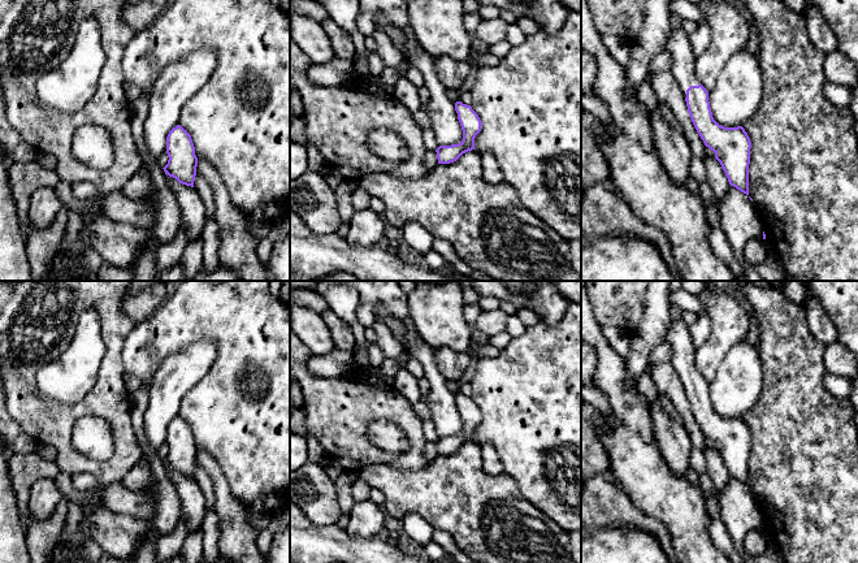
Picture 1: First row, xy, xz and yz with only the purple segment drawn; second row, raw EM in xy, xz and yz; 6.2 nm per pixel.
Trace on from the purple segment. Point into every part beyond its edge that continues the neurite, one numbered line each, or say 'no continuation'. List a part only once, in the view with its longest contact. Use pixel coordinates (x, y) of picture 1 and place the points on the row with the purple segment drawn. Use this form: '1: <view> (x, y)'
1: yz (683, 61)

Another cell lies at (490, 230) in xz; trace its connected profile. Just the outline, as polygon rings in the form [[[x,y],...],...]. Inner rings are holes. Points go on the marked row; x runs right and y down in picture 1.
[[[476,150],[450,164],[437,164],[420,179],[403,179],[386,173],[370,173],[355,181],[372,196],[385,203],[384,215],[390,225],[402,229],[416,221],[436,239],[448,242],[458,256],[473,270],[485,272],[495,281],[581,281],[569,263],[569,242],[547,226],[520,202],[516,190],[504,181],[493,185],[484,179],[481,155]]]

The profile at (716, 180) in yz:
[[[707,155],[702,161],[706,169],[706,182],[711,187],[714,198],[722,202],[731,187],[728,178],[715,156]]]

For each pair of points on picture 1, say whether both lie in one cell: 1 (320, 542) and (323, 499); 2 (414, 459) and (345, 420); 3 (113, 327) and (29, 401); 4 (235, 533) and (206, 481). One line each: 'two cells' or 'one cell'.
1: two cells
2: one cell
3: one cell
4: two cells

